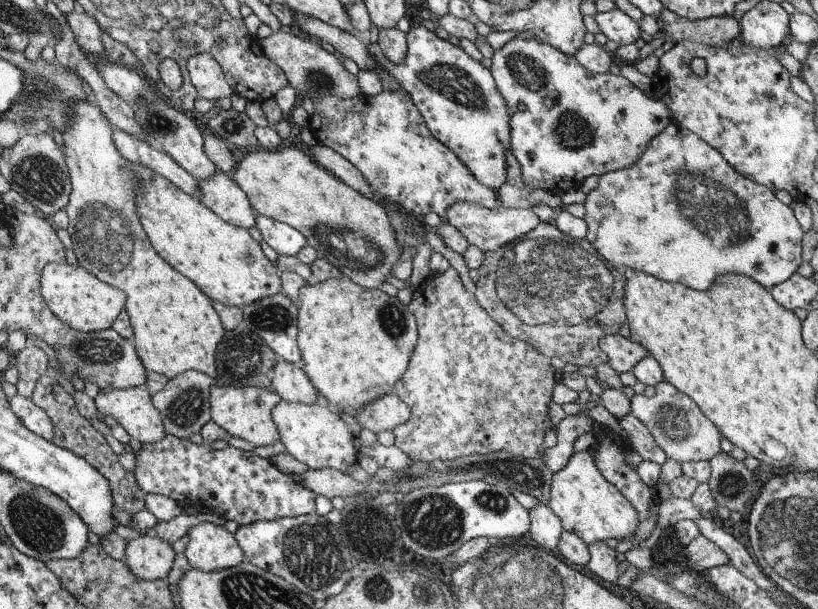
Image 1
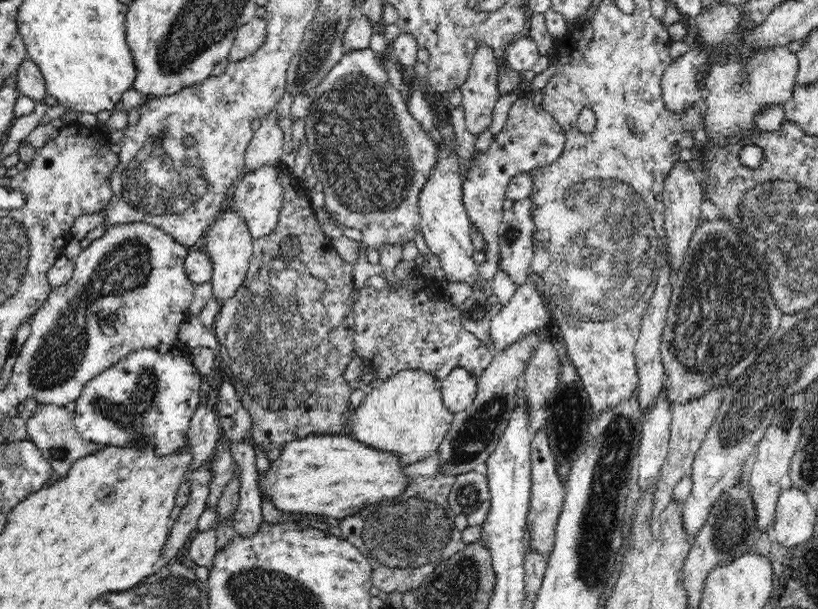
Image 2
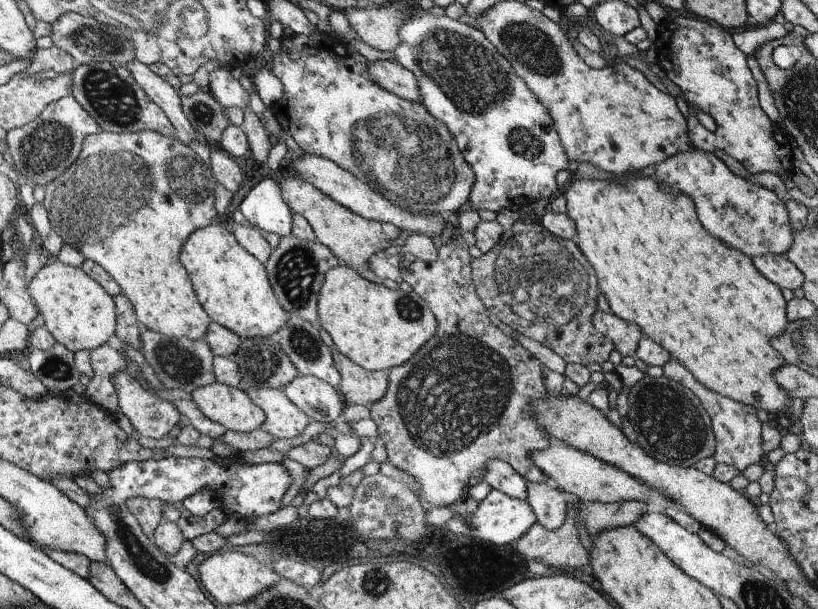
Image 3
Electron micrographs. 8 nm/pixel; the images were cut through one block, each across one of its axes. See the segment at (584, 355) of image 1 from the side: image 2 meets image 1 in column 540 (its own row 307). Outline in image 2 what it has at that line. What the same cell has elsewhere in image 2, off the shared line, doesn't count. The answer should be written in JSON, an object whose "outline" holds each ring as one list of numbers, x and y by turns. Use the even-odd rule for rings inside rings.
{"outline":[[279,167,278,181,284,189,280,220,268,236,253,239,253,257,244,282,233,297,225,300,213,326,222,357,220,369,246,405,246,411,252,415,254,444,260,445,270,462,282,455,288,442,303,440,309,435,348,433,348,418,352,414,348,404,353,389,342,370,355,357,352,349,355,330,352,298,356,288,352,280,352,263,340,257,332,239,322,232,308,191,300,179,286,167]]}

